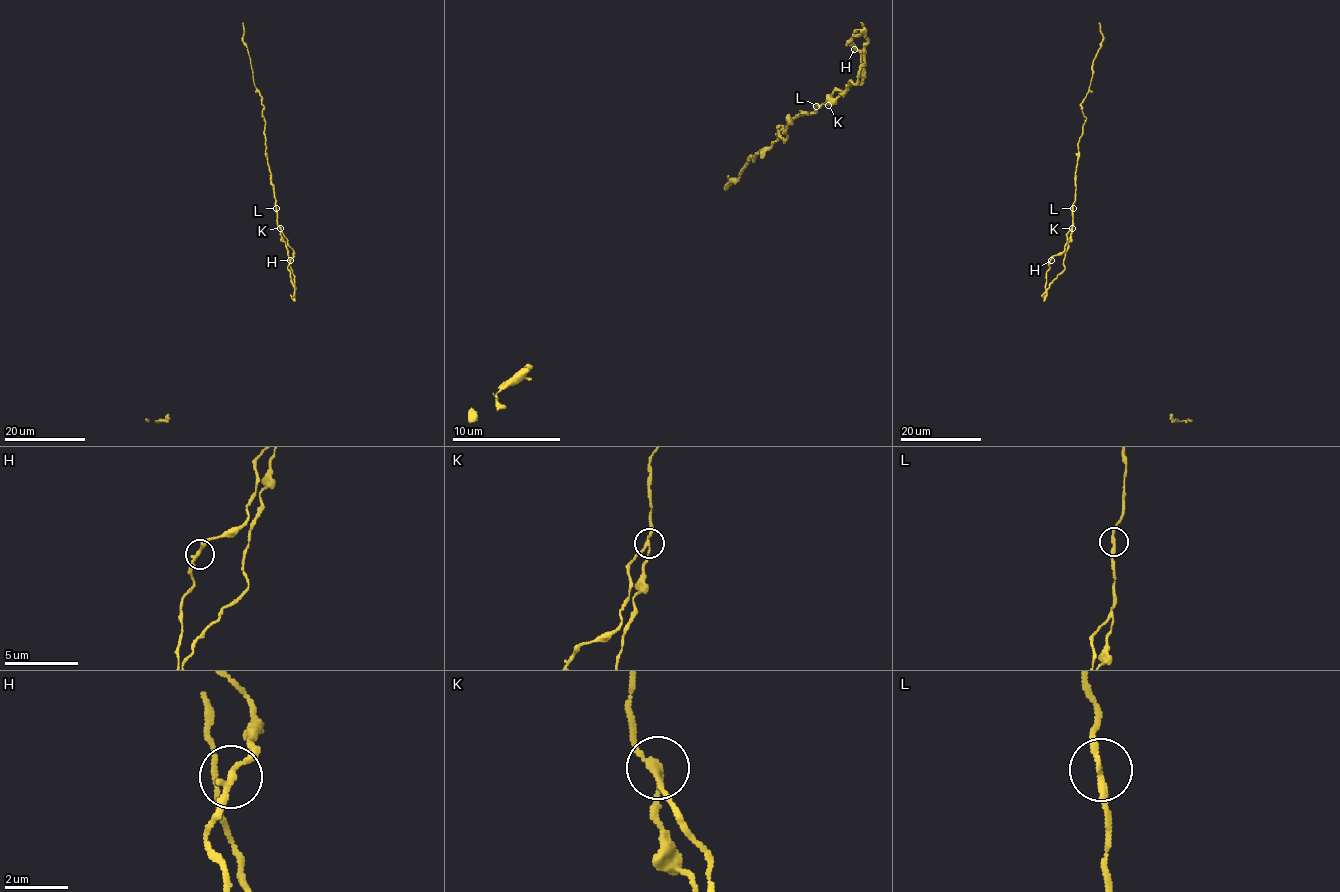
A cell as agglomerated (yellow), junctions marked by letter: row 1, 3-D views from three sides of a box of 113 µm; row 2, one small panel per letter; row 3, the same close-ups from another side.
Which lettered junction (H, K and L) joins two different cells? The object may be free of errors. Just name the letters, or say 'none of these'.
K

